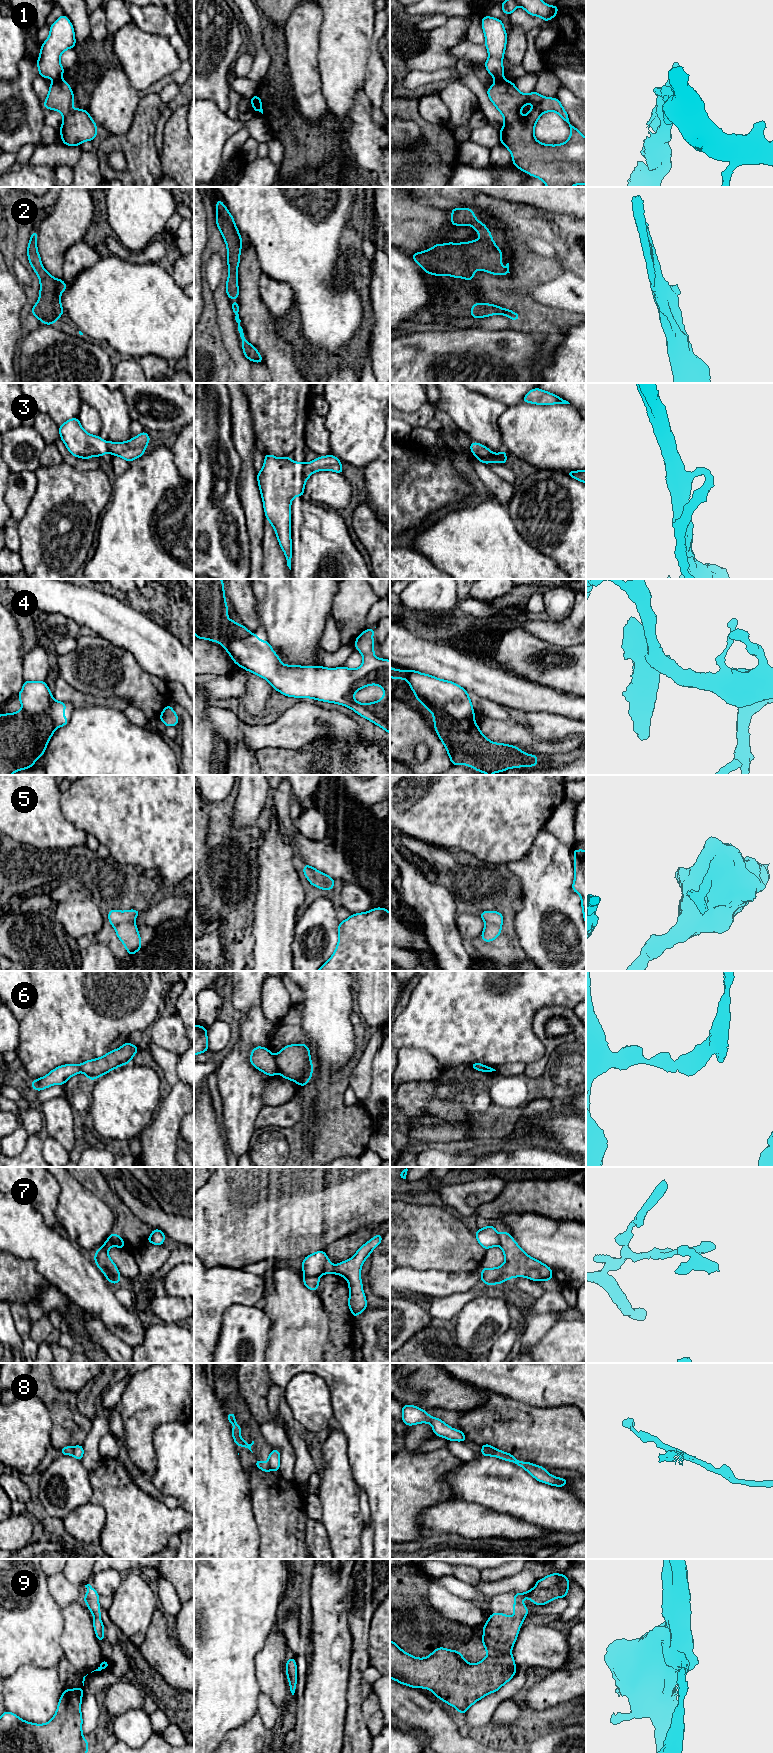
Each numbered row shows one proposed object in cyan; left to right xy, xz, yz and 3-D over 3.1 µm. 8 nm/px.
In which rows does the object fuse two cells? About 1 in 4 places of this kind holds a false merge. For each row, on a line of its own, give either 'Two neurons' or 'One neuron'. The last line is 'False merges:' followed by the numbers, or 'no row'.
1: Two neurons
2: One neuron
3: One neuron
4: Two neurons
5: One neuron
6: Two neurons
7: Two neurons
8: Two neurons
9: One neuron
False merges: 1, 4, 6, 7, 8

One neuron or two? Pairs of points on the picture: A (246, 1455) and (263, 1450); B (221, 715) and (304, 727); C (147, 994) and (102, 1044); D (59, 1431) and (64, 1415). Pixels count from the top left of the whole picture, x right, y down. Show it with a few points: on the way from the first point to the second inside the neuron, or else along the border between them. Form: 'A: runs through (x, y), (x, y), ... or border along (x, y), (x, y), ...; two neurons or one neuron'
A: runs through (250, 1455), (259, 1454); one neuron
B: runs through (242, 731), (246, 733), (283, 733); one neuron
C: runs through (135, 1006), (109, 1032); one neuron
D: runs through (63, 1427), (64, 1419); one neuron

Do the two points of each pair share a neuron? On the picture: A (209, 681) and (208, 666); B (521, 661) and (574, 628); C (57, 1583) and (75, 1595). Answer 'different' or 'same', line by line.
A: different
B: different
C: same

